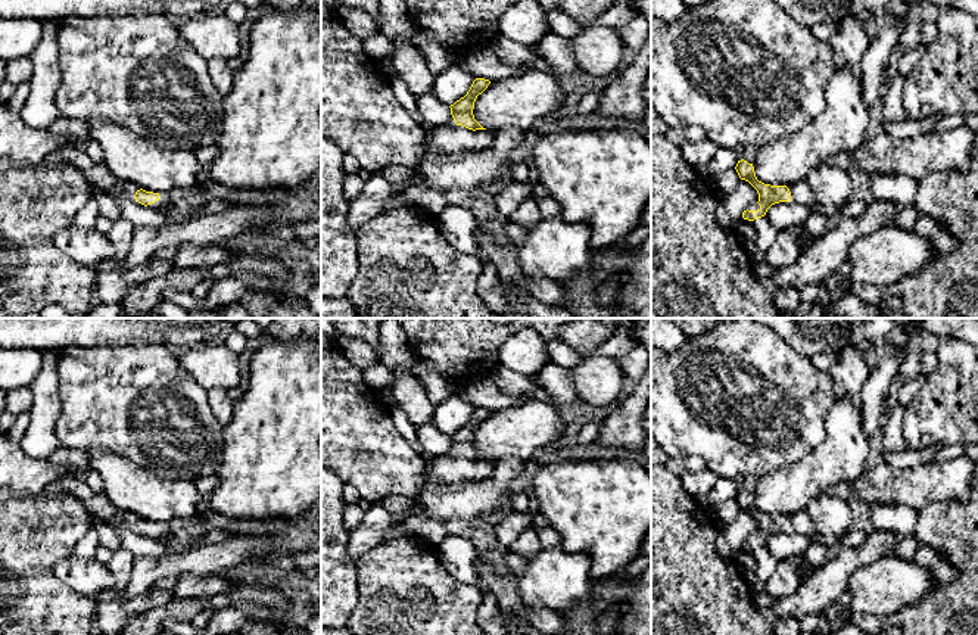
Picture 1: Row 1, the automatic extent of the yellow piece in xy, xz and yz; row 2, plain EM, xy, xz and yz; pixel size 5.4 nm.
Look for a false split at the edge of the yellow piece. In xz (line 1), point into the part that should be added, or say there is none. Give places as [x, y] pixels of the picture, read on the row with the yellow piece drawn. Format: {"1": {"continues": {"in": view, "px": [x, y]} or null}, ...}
{"1": {"continues": {"in": "xz", "px": [449, 137]}}}

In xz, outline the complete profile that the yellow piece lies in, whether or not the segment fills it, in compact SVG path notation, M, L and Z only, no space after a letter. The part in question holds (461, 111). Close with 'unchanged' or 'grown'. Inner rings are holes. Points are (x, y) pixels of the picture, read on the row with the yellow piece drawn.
M476 78L467 94L449 106L455 122L433 125L433 128L426 133L424 153L427 149L439 153L482 150L495 143L495 137L483 128L473 115L477 96L482 94L489 84L489 80Z | grown

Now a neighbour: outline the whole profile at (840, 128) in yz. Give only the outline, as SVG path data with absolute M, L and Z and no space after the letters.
M848 68L835 71L825 100L825 110L798 133L759 147L753 164L759 181L791 187L826 158L853 153L865 143L869 106L863 102L862 81Z

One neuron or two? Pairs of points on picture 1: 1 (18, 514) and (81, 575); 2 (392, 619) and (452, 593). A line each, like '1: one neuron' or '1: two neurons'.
1: two neurons
2: one neuron

